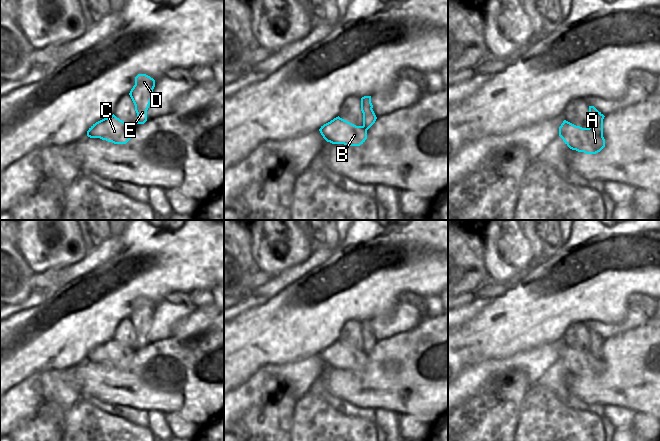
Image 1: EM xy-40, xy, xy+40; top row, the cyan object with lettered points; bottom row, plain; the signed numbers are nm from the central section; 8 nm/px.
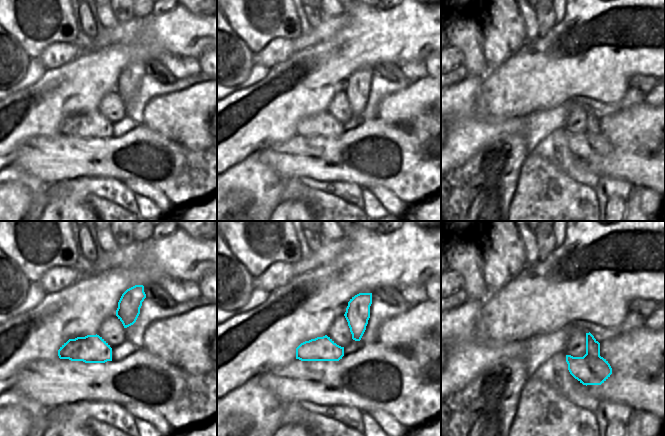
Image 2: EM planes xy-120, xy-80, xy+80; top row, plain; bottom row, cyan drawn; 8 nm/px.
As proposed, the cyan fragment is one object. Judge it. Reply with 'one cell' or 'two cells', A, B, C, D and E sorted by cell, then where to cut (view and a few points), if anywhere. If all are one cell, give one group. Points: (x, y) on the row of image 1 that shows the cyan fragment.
two cells | A B C / D E | xy+40 (595, 108), (595, 120), (591, 129)

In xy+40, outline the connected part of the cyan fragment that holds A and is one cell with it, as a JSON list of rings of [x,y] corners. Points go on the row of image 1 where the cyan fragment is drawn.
[[[595,109],[593,128],[582,128],[566,120],[559,127],[559,136],[572,150],[586,154],[596,154],[605,147],[603,137],[604,115]]]

